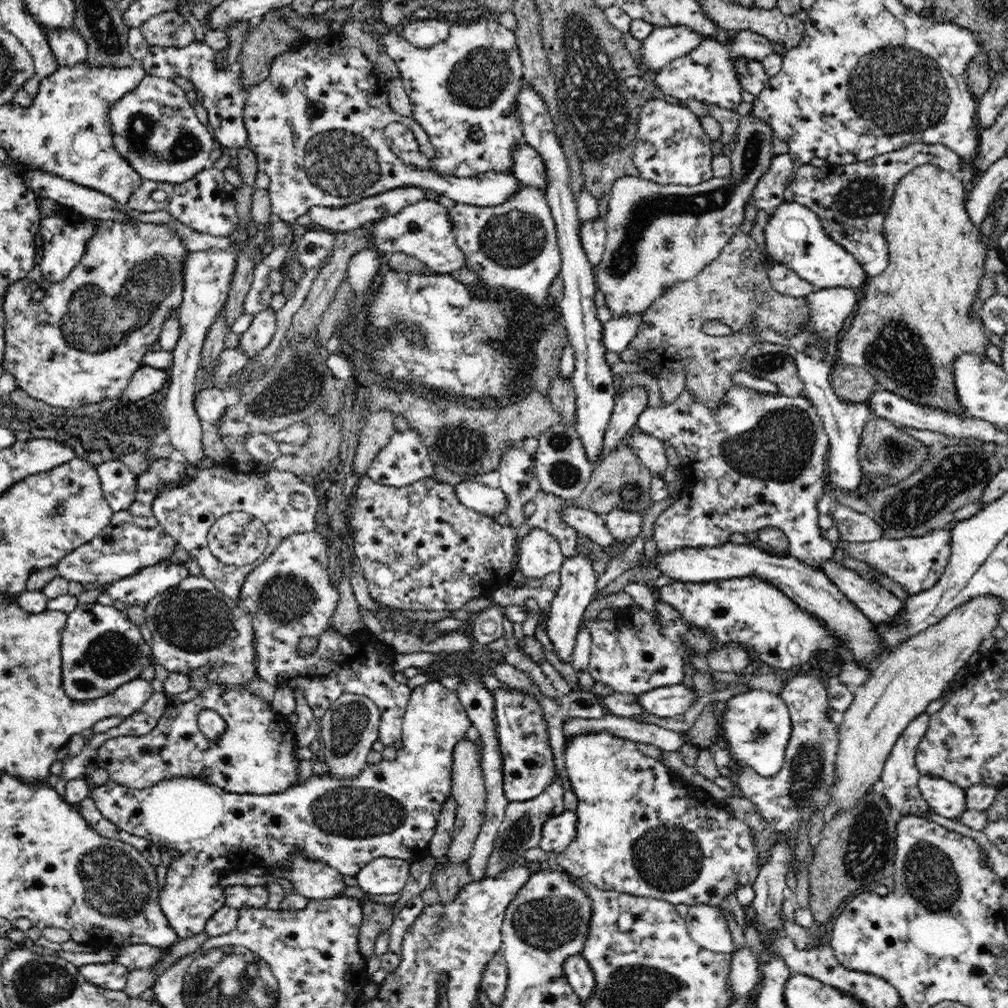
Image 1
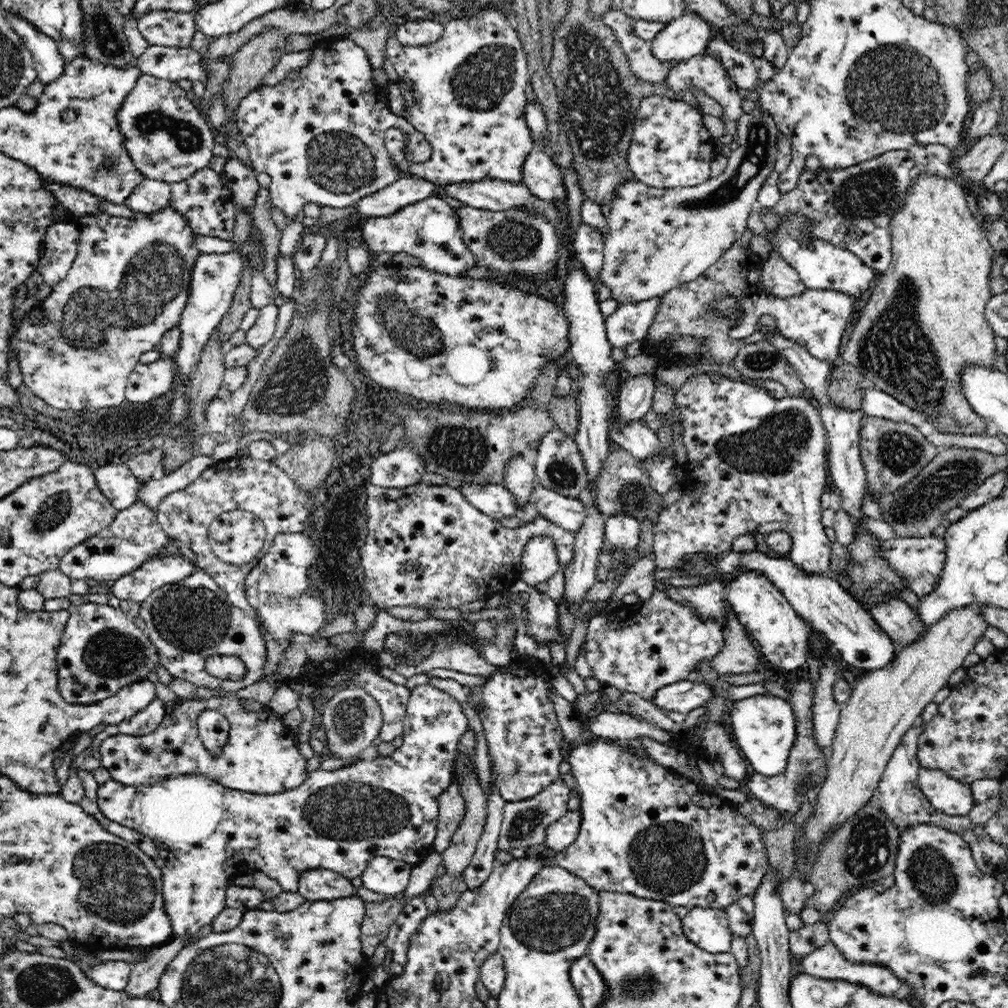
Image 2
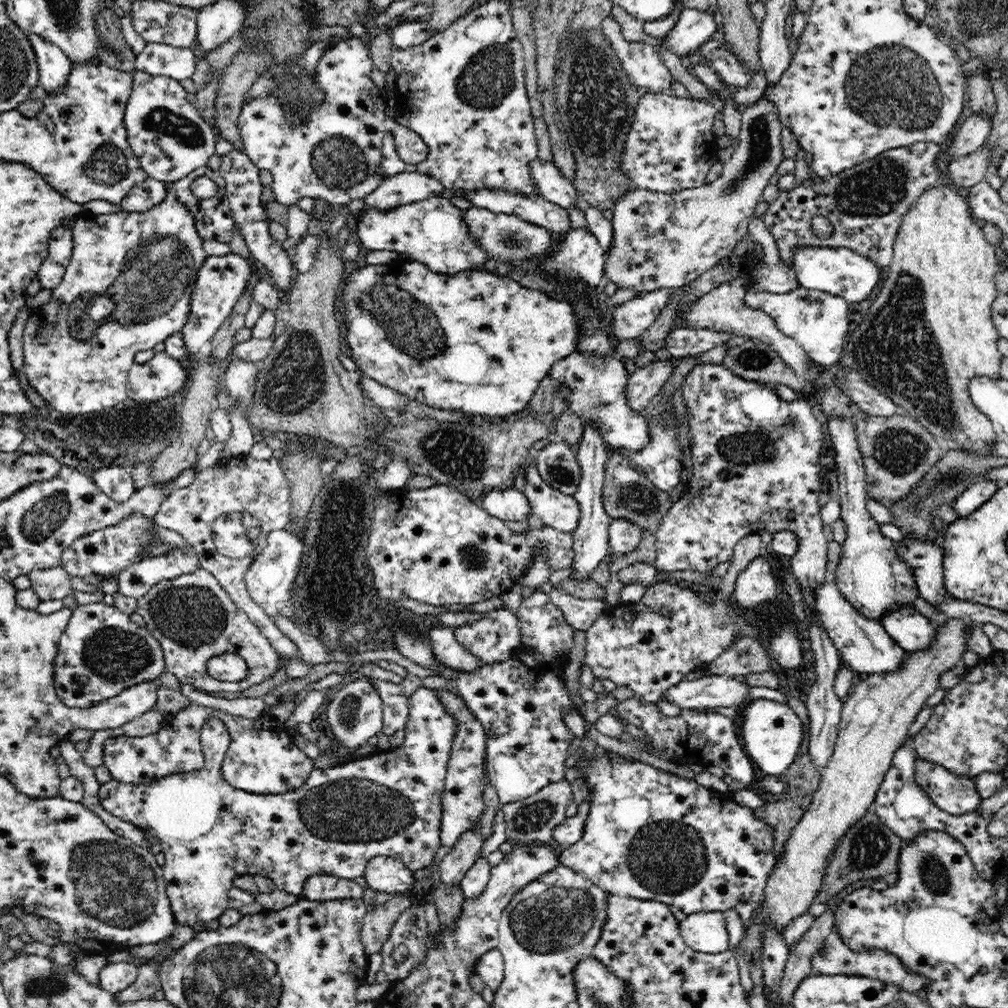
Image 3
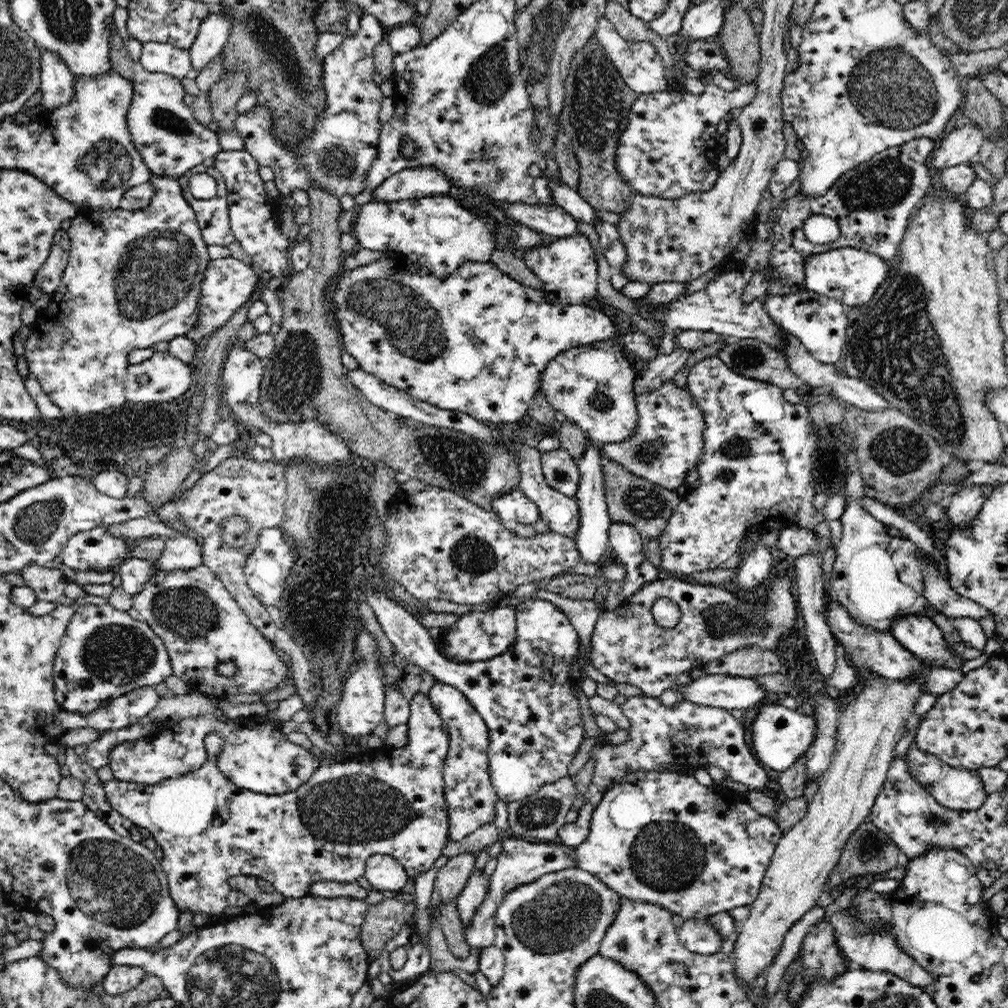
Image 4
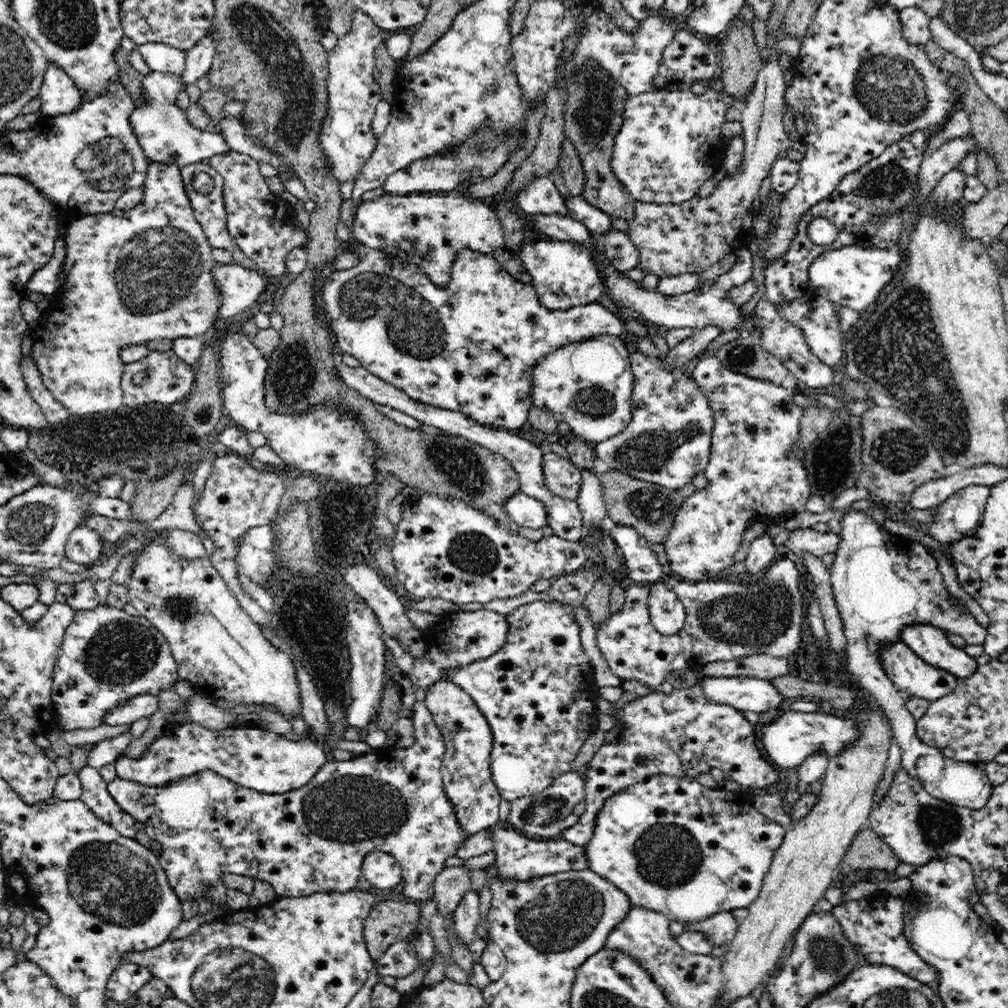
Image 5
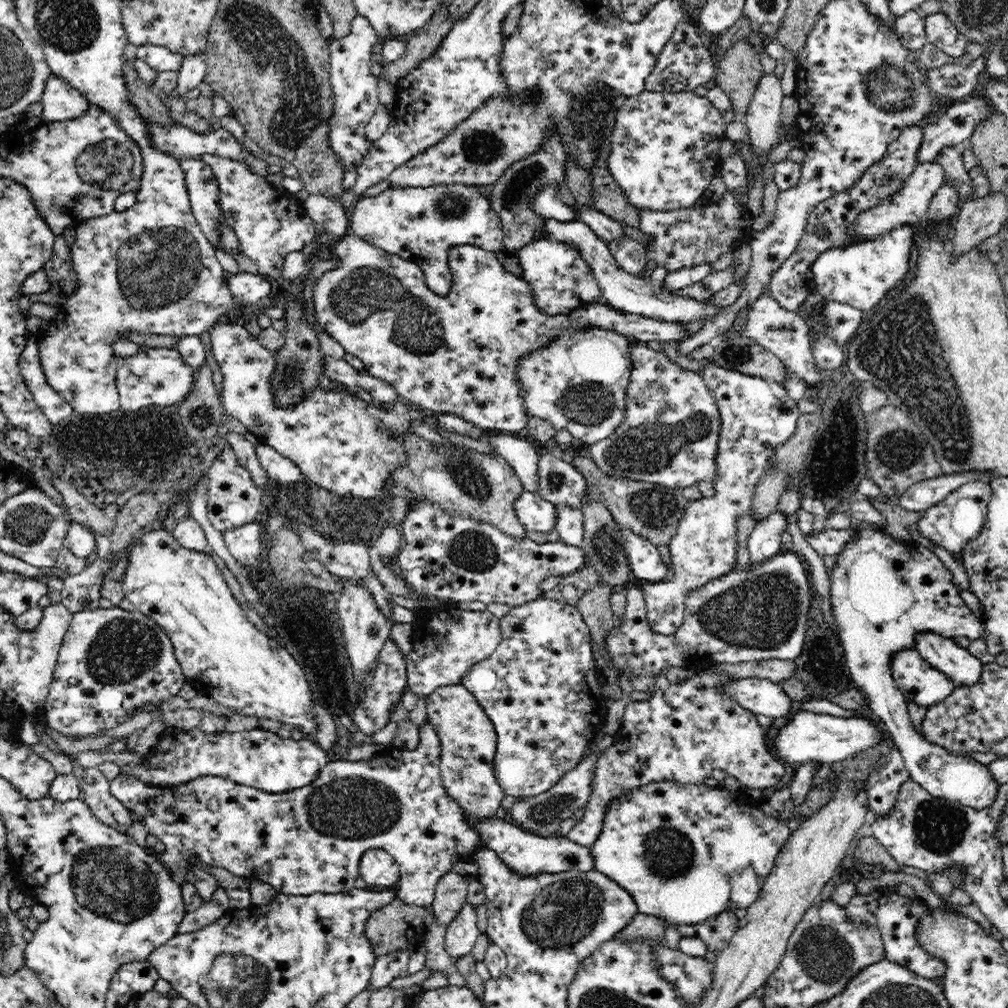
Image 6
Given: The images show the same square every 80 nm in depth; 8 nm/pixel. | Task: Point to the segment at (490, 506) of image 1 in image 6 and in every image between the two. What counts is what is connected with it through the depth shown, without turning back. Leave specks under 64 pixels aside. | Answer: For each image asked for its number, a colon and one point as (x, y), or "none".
2: (495, 500)
3: (510, 504)
4: (515, 505)
5: (526, 511)
6: (536, 514)

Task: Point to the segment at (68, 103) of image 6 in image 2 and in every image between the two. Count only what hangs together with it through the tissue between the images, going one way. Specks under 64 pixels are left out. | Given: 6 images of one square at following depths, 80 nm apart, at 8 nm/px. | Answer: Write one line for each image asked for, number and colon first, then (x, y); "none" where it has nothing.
2: (49, 63)
3: (54, 67)
4: (57, 81)
5: (59, 95)

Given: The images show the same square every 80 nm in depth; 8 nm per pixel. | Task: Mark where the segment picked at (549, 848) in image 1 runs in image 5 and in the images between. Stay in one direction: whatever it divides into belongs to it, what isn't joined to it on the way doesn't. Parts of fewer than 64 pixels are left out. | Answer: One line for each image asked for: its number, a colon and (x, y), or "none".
2: (562, 833)
3: (570, 830)
4: (690, 735)
5: (687, 734)

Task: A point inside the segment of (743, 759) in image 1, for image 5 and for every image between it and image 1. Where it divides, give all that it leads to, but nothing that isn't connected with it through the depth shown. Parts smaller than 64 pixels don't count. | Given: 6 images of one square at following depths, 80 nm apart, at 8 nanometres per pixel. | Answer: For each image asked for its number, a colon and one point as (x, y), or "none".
2: (764, 727)
3: (771, 732)
4: (779, 736)
5: (787, 740)

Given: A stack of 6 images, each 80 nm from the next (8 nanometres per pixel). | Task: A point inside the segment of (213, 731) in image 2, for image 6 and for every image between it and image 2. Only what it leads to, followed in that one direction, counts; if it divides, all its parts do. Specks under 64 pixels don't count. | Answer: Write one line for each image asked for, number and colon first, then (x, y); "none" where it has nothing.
3: (389, 804)
4: (392, 802)
5: (312, 839)
6: (397, 802)

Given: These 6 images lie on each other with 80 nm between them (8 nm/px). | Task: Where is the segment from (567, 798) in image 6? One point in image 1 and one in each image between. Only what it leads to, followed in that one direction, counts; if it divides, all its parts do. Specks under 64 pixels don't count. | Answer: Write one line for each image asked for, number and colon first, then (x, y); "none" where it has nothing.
1: (521, 829)
2: (525, 822)
3: (532, 820)
4: (538, 817)
5: (541, 815)

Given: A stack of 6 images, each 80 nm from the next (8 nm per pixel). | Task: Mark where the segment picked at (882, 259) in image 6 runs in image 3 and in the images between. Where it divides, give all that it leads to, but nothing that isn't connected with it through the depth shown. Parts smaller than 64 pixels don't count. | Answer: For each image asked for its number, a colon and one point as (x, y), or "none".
3: (842, 272)
4: (851, 275)
5: (853, 276)

